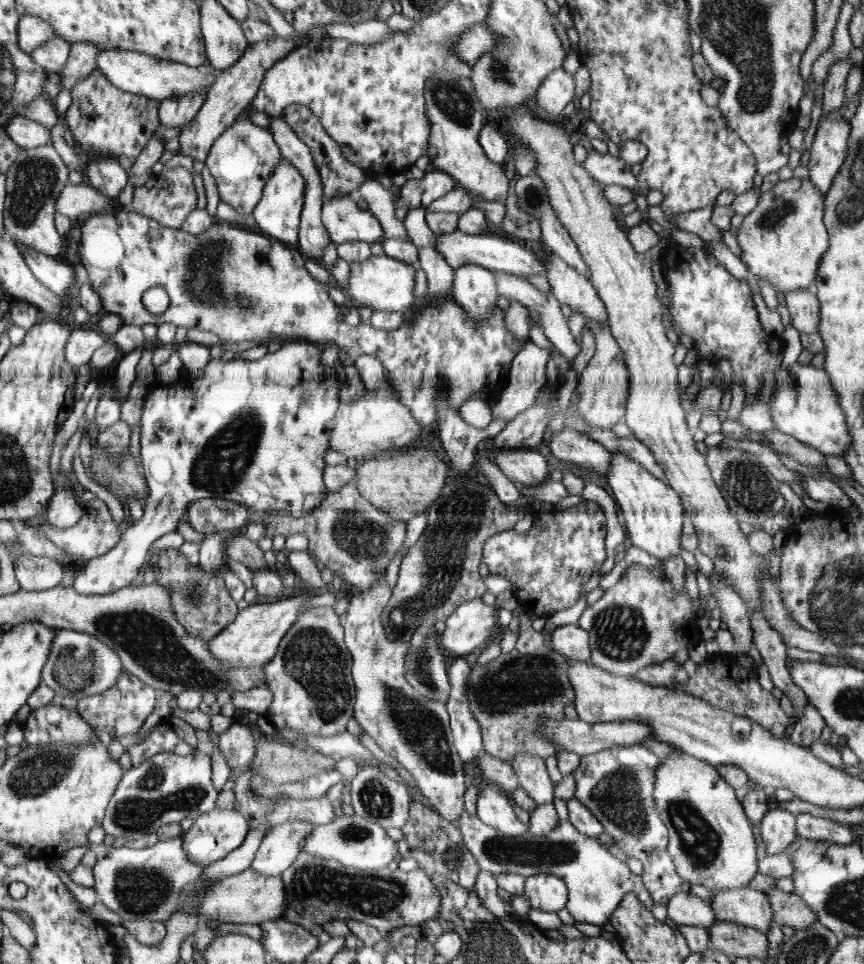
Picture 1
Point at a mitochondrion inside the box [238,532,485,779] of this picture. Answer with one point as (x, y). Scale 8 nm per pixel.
(313, 660)

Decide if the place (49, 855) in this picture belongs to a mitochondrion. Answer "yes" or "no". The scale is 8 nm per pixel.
no

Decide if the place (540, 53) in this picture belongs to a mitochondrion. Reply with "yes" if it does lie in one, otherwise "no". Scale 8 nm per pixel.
yes

